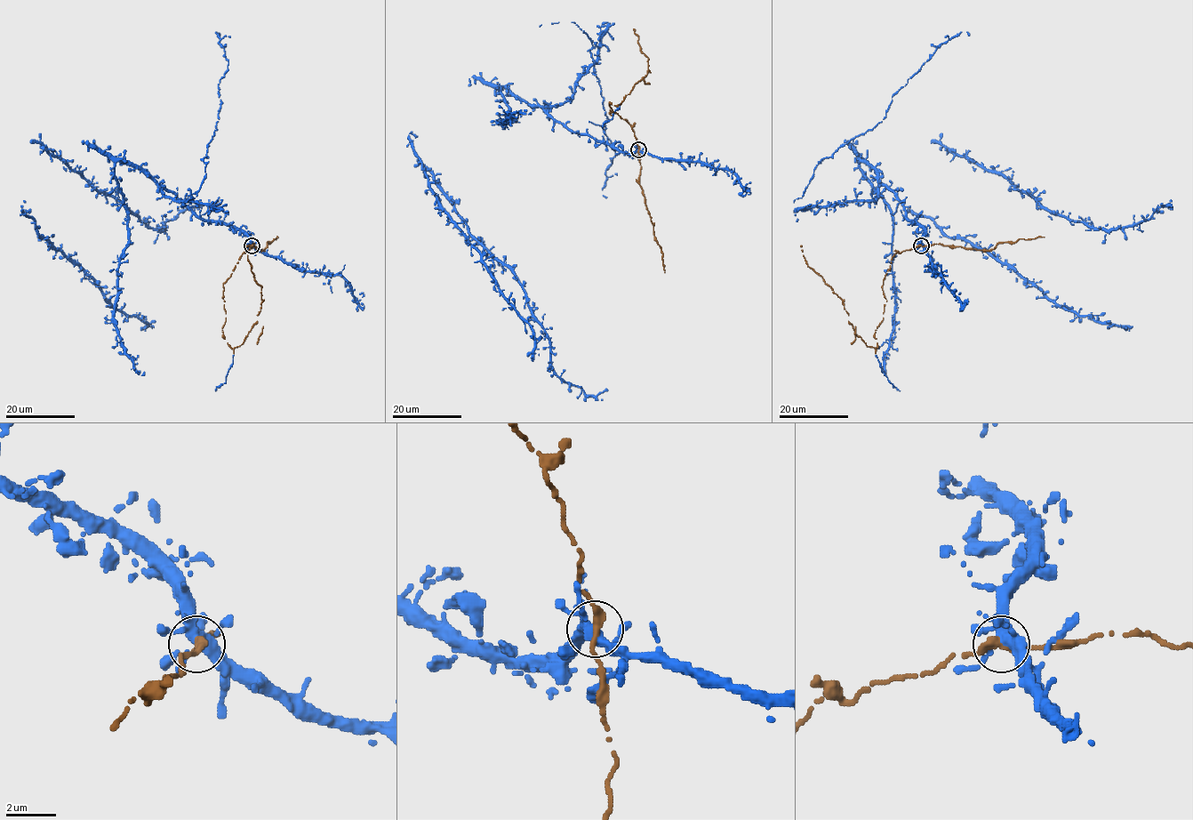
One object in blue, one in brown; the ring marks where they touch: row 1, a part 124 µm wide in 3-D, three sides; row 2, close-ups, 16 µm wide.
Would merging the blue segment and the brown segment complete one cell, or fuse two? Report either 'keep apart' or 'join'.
join

